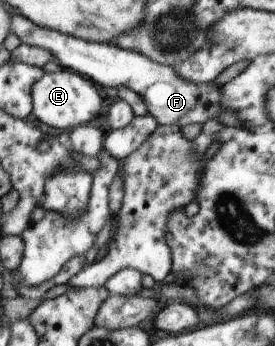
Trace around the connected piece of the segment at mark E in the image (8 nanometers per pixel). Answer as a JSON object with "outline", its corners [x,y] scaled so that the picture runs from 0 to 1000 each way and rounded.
{"outline":[[[222,199],[200,211],[167,214],[116,260],[127,338],[153,355],[229,373],[233,384],[298,361],[327,361],[371,309],[371,280],[349,246],[313,228],[302,214]]]}

